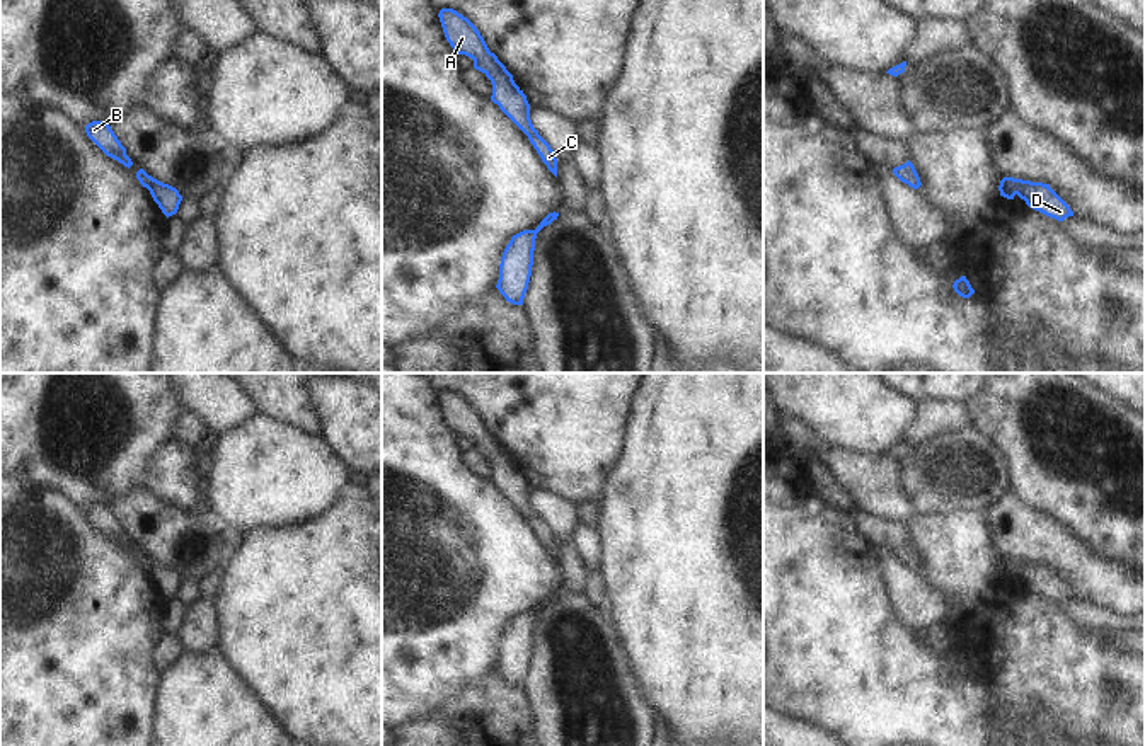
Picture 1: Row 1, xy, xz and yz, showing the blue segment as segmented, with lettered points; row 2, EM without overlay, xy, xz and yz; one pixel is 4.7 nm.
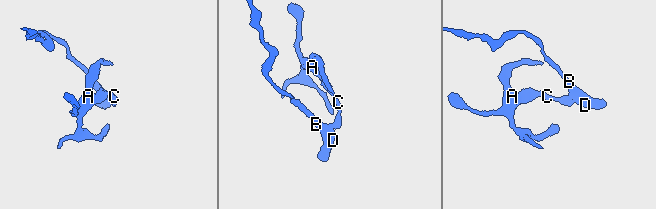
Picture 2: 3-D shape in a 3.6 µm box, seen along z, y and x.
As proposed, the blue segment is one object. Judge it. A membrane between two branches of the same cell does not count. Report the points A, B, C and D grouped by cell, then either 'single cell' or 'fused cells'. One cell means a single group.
A C / B D | fused cells

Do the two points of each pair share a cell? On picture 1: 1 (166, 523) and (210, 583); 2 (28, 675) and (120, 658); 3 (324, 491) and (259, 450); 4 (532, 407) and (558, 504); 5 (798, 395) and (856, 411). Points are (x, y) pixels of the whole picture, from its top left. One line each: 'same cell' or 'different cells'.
1: different cells
2: same cell
3: same cell
4: different cells
5: same cell

